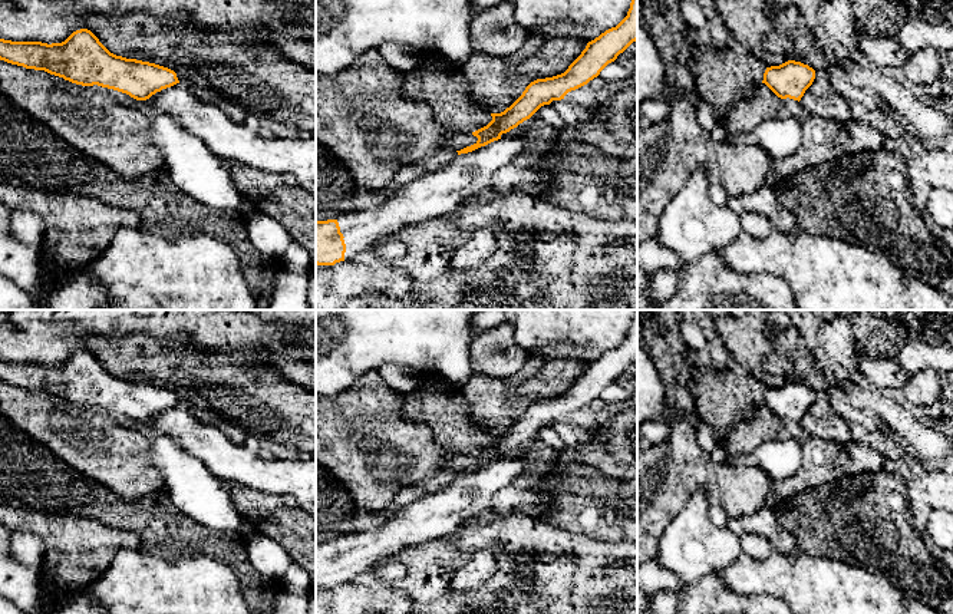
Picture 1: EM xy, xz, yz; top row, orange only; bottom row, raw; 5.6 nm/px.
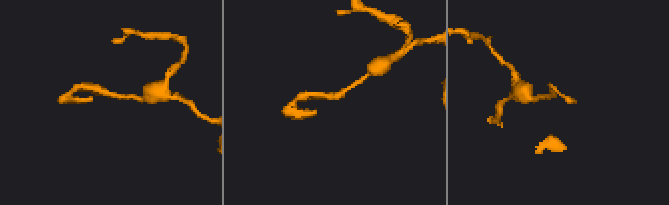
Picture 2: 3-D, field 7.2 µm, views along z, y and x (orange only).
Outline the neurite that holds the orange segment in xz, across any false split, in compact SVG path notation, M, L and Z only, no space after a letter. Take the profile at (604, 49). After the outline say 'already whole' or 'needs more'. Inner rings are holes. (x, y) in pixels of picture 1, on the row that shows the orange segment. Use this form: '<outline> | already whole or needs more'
M632 0L627 16L616 27L588 42L581 55L564 73L531 82L510 108L501 113L491 113L492 121L472 132L478 141L471 146L456 151L458 155L472 152L501 139L502 133L530 119L541 106L550 105L553 100L561 100L568 92L587 85L636 40L637 0Z | already whole

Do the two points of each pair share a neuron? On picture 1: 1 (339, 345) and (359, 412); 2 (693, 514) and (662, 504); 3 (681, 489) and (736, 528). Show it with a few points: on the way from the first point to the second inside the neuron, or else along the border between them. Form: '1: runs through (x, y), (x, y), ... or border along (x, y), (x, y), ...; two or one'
1: border along (376, 369), (363, 372), (348, 388), (330, 396); two
2: border along (702, 487), (665, 530), (662, 538); two
3: border along (761, 505), (755, 511), (729, 518); two

